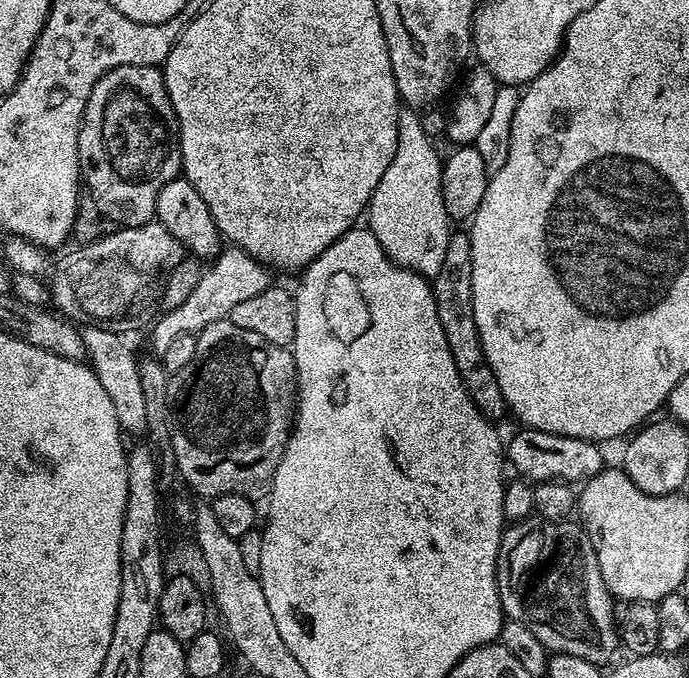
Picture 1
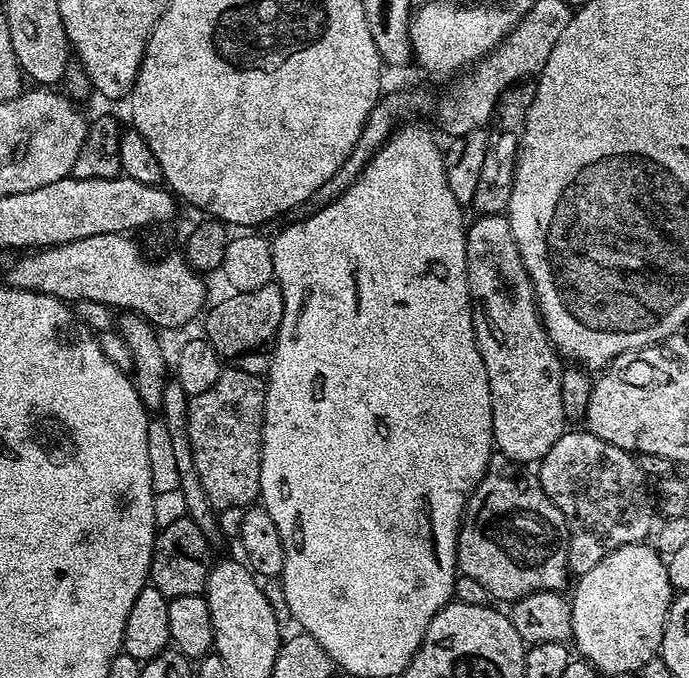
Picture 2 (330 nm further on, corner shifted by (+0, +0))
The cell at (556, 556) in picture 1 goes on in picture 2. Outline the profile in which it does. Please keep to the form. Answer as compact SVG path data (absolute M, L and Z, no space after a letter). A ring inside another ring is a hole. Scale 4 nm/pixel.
M494 454L486 466L480 485L468 498L468 507L462 517L456 539L456 567L463 575L486 586L493 601L515 602L531 592L558 592L567 589L568 576L568 523L542 490L539 479L527 476L527 471L509 456Z

